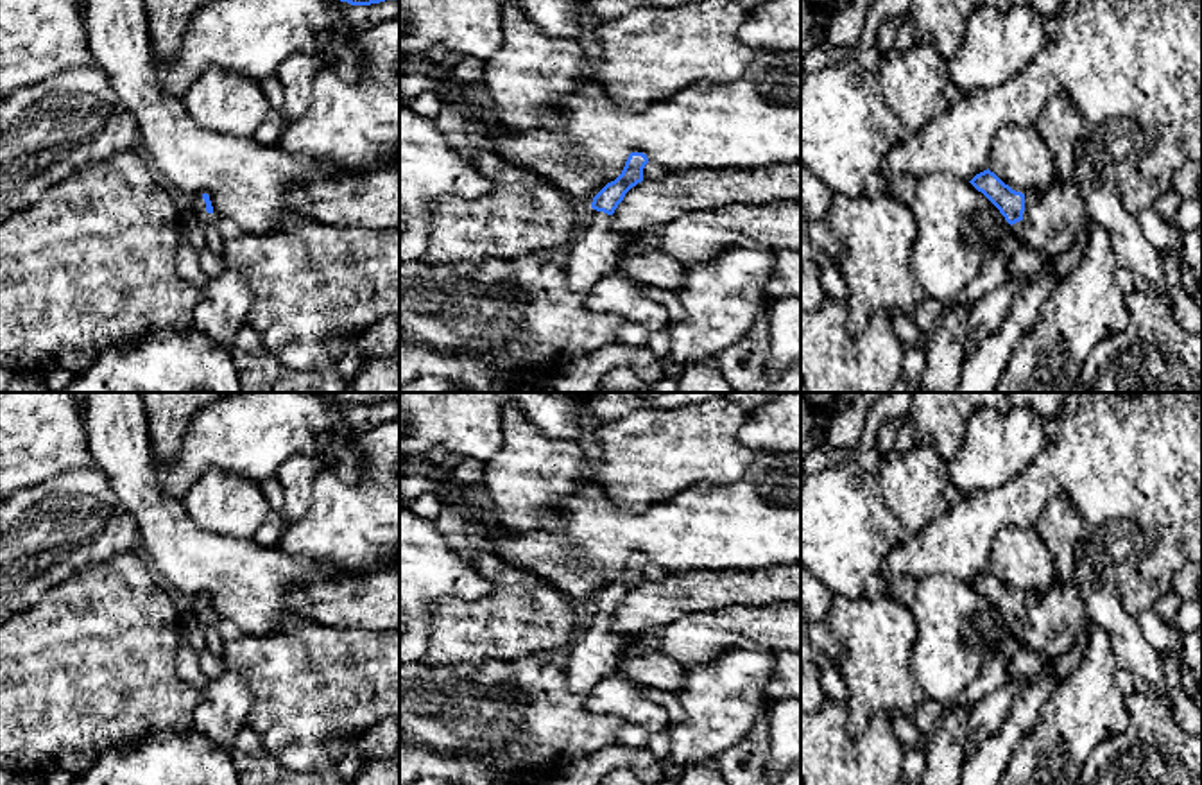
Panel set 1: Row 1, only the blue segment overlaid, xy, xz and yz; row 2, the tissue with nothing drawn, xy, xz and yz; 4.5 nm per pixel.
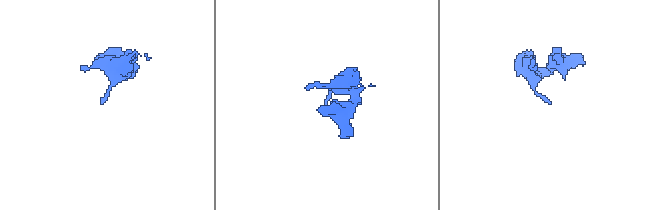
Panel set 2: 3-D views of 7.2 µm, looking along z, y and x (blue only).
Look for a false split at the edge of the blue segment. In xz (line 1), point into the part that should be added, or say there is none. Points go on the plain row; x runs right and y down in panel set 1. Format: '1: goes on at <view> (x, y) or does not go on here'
1: goes on at xz (593, 655)

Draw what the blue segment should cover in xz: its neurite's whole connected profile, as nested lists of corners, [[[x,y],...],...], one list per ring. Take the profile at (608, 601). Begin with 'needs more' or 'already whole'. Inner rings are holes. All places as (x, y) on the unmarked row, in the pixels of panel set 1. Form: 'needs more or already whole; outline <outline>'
needs more; outline [[[631,554],[622,575],[593,599],[588,622],[562,652],[570,692],[589,694],[602,679],[618,670],[618,660],[629,636],[614,629],[611,617],[625,595],[643,582],[647,565],[647,556]]]

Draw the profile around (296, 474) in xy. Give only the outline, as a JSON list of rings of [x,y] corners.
[[[292,455],[276,471],[285,491],[281,518],[285,525],[305,518],[312,505],[312,486],[324,470],[321,455]]]

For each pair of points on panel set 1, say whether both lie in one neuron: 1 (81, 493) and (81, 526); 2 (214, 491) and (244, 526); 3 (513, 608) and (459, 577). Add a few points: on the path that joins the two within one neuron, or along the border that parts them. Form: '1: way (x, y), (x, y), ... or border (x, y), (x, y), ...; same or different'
1: way (81, 500), (81, 518); same
2: way (219, 500), (235, 517); same
3: border (464, 560), (489, 585), (491, 594), (488, 597); different

